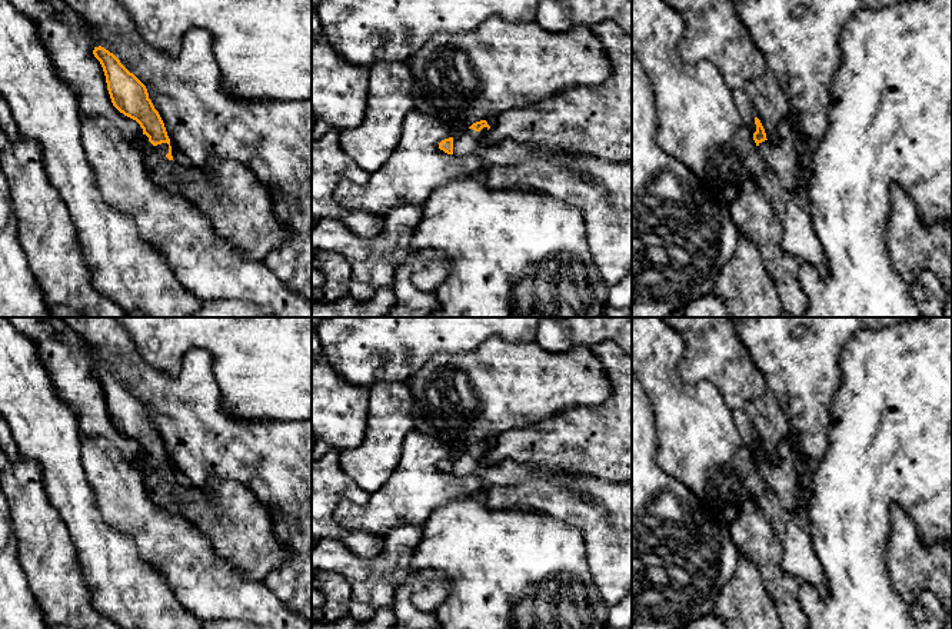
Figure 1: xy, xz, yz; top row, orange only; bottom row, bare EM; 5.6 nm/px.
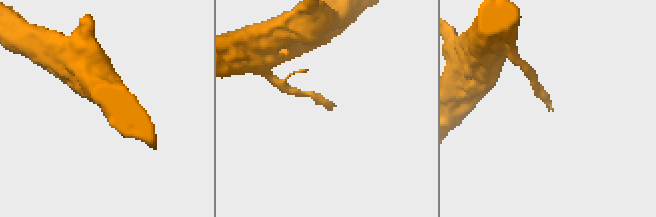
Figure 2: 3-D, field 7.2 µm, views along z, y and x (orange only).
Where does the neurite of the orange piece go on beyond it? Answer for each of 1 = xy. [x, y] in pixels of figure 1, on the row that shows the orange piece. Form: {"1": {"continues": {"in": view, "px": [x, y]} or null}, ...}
{"1": {"continues": {"in": "xy", "px": [163, 147]}}}

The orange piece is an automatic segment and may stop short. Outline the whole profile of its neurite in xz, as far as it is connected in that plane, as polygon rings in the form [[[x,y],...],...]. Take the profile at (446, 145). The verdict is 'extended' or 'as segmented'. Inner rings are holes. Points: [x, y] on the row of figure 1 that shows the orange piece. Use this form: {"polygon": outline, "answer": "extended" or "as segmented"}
{"polygon": [[[486,120],[473,123],[469,129],[456,132],[453,137],[439,143],[439,149],[447,154],[476,156],[485,167],[516,166],[532,159],[543,157],[560,163],[563,167],[573,169],[569,153],[559,149],[542,146],[525,146],[512,140],[485,143],[483,137],[490,126]]], "answer": "extended"}

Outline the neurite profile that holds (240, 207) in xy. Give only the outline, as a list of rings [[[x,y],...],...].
[[[146,134],[134,140],[149,179],[160,189],[182,196],[204,213],[216,234],[229,240],[247,259],[263,262],[283,240],[283,226],[274,213],[273,193],[247,166],[223,159],[210,159],[206,167],[183,167],[169,160]]]

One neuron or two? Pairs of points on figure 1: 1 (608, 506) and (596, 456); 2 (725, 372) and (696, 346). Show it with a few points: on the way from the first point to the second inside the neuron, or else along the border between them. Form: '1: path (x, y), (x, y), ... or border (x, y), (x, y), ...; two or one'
1: border (569, 472), (598, 476), (616, 483); two
2: path (718, 365), (703, 350); one

